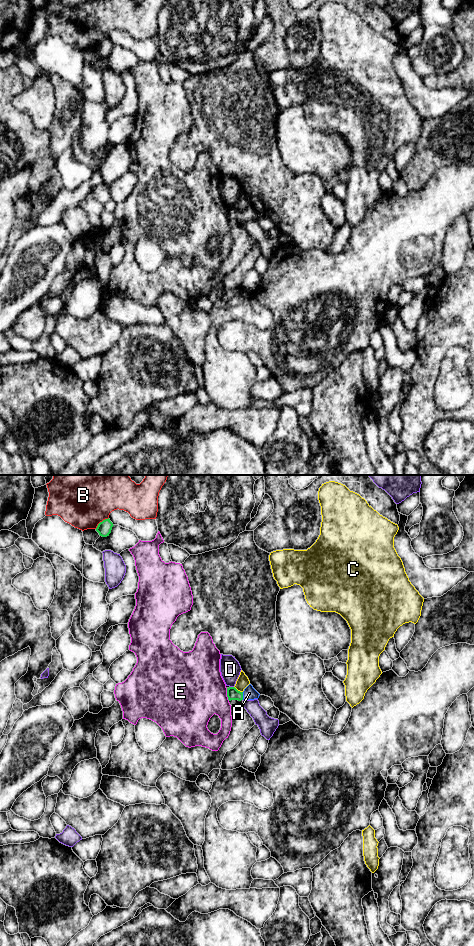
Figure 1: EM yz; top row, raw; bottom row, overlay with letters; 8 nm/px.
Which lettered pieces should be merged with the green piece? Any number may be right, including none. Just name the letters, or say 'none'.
A

